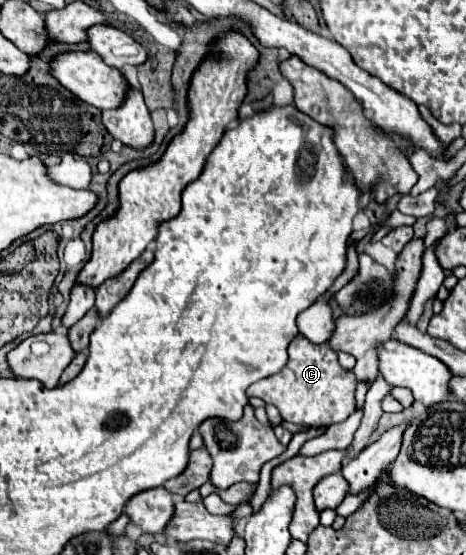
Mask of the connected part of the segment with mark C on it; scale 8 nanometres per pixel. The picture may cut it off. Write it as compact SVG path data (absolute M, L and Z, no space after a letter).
M297 335L289 345L287 365L275 375L253 383L247 395L275 405L285 421L307 427L329 427L345 421L355 411L355 387L357 379L353 371L345 371L339 365L335 351L327 343L315 345L303 335Z

